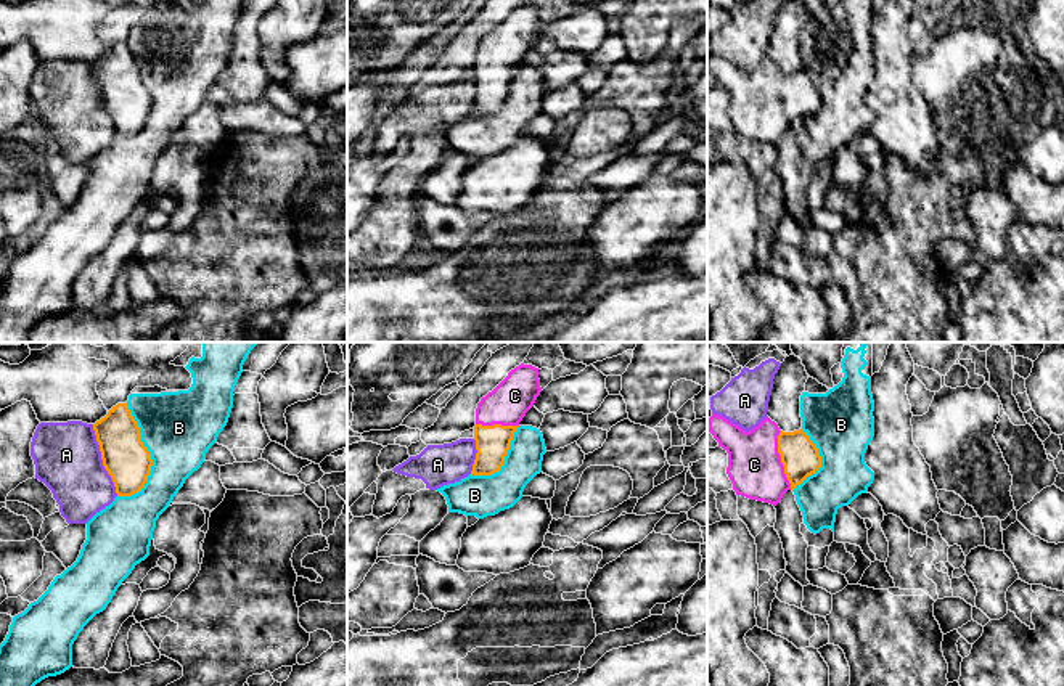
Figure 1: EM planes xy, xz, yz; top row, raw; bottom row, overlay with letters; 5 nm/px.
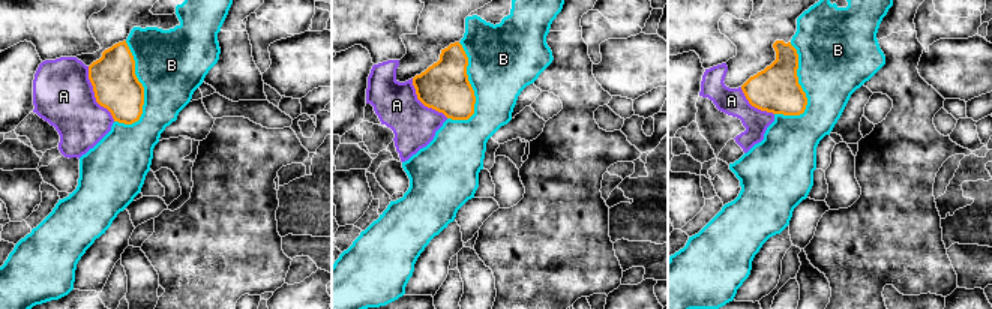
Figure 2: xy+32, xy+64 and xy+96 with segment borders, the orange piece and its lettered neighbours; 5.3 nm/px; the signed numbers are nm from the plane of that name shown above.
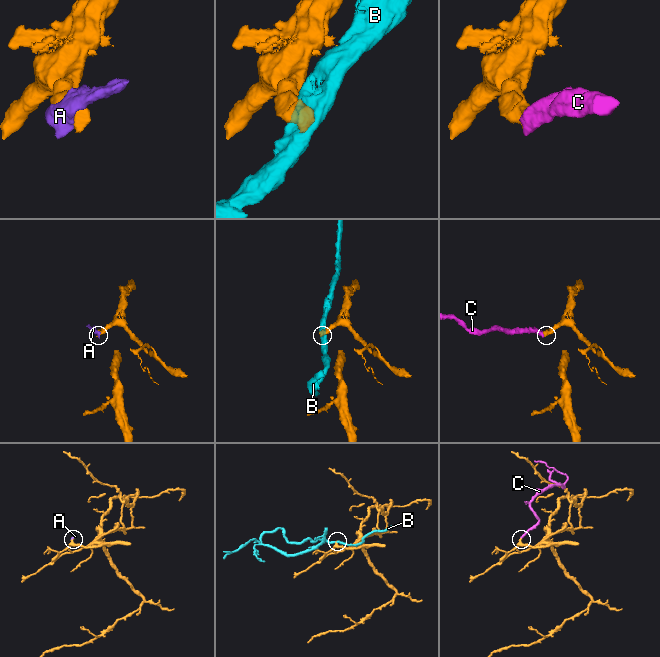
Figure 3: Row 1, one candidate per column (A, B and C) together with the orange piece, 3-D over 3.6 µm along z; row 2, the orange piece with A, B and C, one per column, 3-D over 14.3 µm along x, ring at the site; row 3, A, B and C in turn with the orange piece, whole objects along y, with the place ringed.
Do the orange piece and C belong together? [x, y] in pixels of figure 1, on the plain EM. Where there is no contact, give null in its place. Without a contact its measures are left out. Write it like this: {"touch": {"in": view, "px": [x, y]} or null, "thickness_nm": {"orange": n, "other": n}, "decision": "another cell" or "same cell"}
{"touch": {"in": "yz", "px": [781, 100]}, "thickness_nm": {"orange": 190, "other": 280}, "decision": "same cell"}

